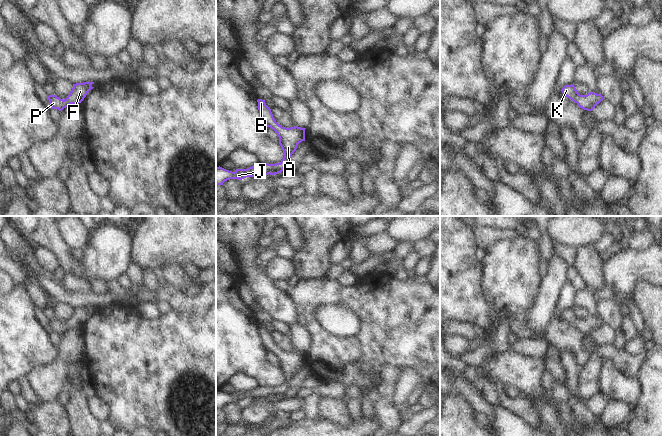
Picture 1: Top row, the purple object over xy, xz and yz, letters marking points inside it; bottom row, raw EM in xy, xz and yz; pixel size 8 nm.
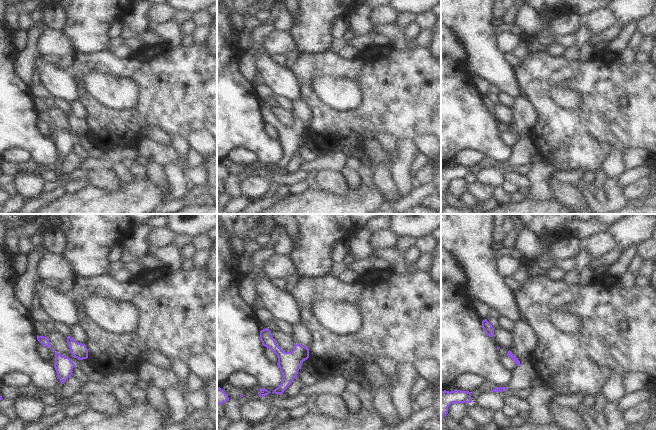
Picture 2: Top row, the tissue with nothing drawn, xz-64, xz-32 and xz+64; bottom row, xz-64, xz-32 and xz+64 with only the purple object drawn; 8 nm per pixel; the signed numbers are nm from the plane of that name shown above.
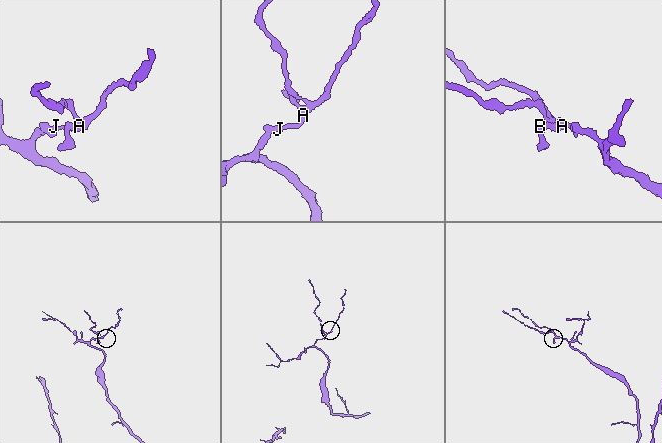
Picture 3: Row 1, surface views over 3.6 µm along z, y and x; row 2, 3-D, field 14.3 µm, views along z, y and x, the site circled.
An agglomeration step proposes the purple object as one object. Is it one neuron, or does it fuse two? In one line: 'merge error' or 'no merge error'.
no merge error

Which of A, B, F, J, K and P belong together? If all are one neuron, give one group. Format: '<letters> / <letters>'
A B F J K P

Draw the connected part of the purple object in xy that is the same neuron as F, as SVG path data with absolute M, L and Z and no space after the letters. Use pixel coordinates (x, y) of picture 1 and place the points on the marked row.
M92 81L73 84L73 88L70 94L64 100L60 99L54 94L49 95L49 106L52 109L58 109L59 111L62 111L64 108L68 107L71 104L81 103L88 94L88 92L94 88L91 86L92 84L94 84L94 82Z

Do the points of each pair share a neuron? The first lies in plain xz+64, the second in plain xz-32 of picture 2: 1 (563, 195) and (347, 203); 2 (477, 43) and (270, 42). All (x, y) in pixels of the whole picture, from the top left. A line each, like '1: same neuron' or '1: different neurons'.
1: different neurons
2: different neurons

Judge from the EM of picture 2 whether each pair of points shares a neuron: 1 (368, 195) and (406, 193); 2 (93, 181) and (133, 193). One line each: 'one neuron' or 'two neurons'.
1: two neurons
2: two neurons

